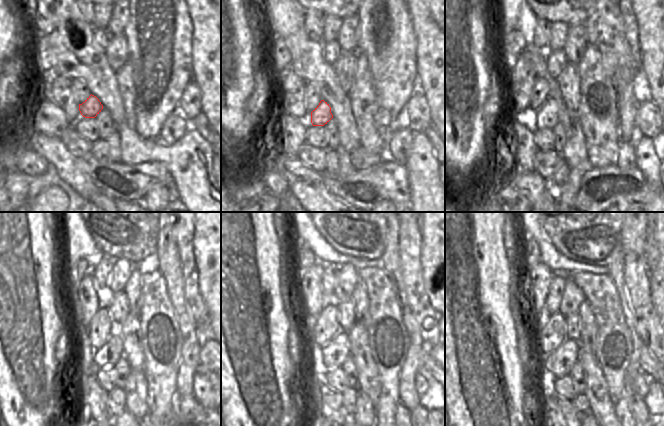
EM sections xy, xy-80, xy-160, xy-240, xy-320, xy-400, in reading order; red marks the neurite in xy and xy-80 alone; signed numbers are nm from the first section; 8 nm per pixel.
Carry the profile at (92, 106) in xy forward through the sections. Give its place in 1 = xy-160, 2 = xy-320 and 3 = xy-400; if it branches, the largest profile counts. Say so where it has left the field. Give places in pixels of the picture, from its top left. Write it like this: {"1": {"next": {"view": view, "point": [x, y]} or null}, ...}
{"1": {"next": {"view": "xy-160", "point": [548, 115]}}, "2": {"next": {"view": "xy-320", "point": [334, 353]}}, "3": {"next": {"view": "xy-400", "point": [560, 362]}}}

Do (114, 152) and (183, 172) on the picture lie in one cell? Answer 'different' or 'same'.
different

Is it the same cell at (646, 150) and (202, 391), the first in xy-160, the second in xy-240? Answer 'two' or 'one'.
one

